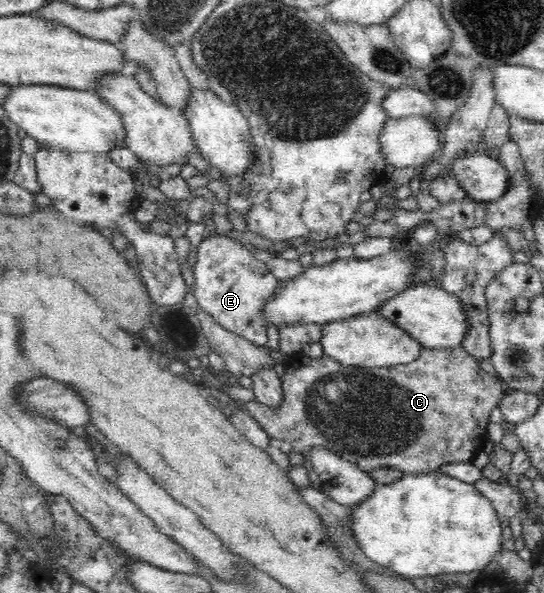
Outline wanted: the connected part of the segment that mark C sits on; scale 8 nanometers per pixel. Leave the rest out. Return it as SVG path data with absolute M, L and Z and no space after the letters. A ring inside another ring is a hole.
M424 348L420 357L416 361L406 365L396 365L394 367L367 368L360 366L344 365L334 358L324 354L322 357L310 357L304 353L298 353L296 356L290 356L288 364L285 367L285 373L282 376L285 392L285 403L282 408L271 409L258 401L248 401L244 403L246 411L255 417L255 420L267 431L269 438L284 440L292 446L293 451L304 454L310 454L315 448L324 448L336 456L350 461L357 465L358 469L370 473L374 469L392 468L398 469L404 473L413 473L413 475L423 475L438 472L444 465L456 463L468 463L474 461L474 457L483 449L488 442L488 424L490 423L490 413L497 409L501 402L502 387L497 377L485 373L480 368L478 362L463 348L454 349L430 349Z

